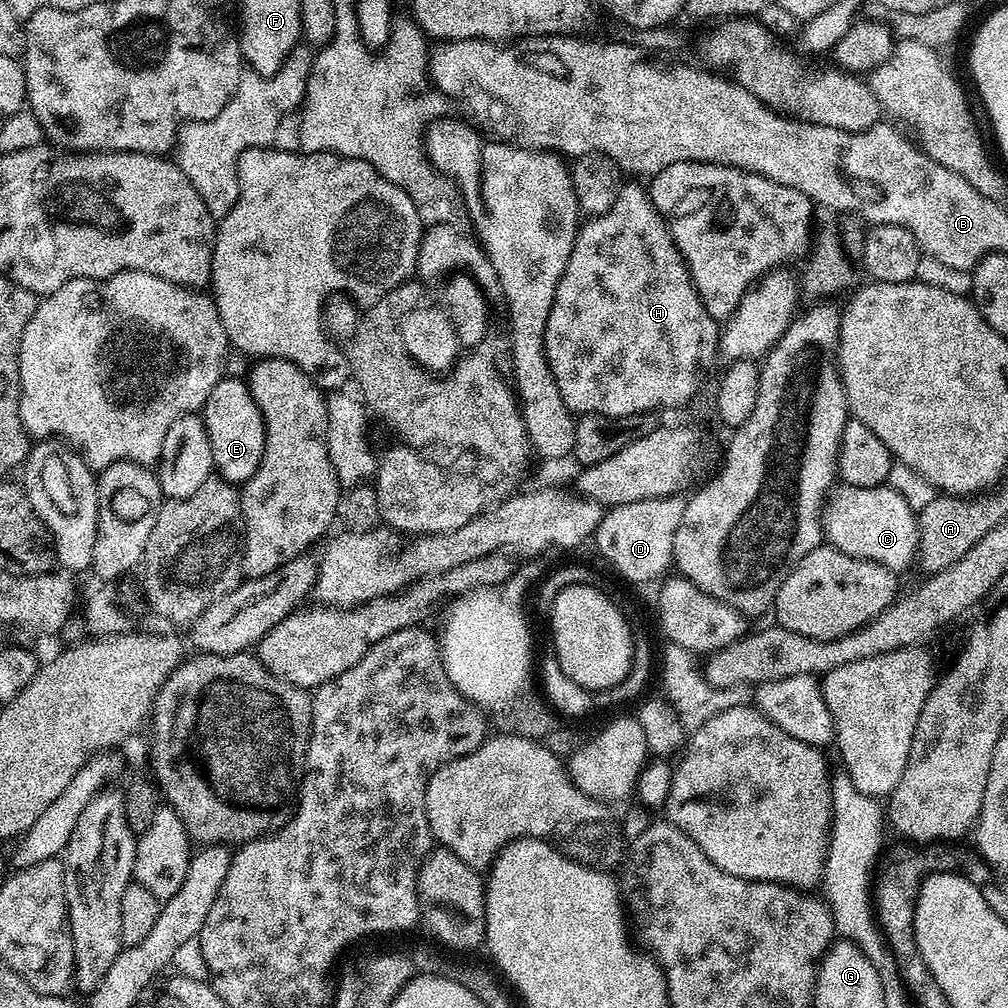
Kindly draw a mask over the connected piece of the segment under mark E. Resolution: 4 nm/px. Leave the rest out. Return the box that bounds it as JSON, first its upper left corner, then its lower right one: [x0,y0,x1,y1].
[202,378,264,486]

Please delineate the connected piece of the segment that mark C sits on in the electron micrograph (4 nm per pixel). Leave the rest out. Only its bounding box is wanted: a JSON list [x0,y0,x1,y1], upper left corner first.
[822,483,920,574]

